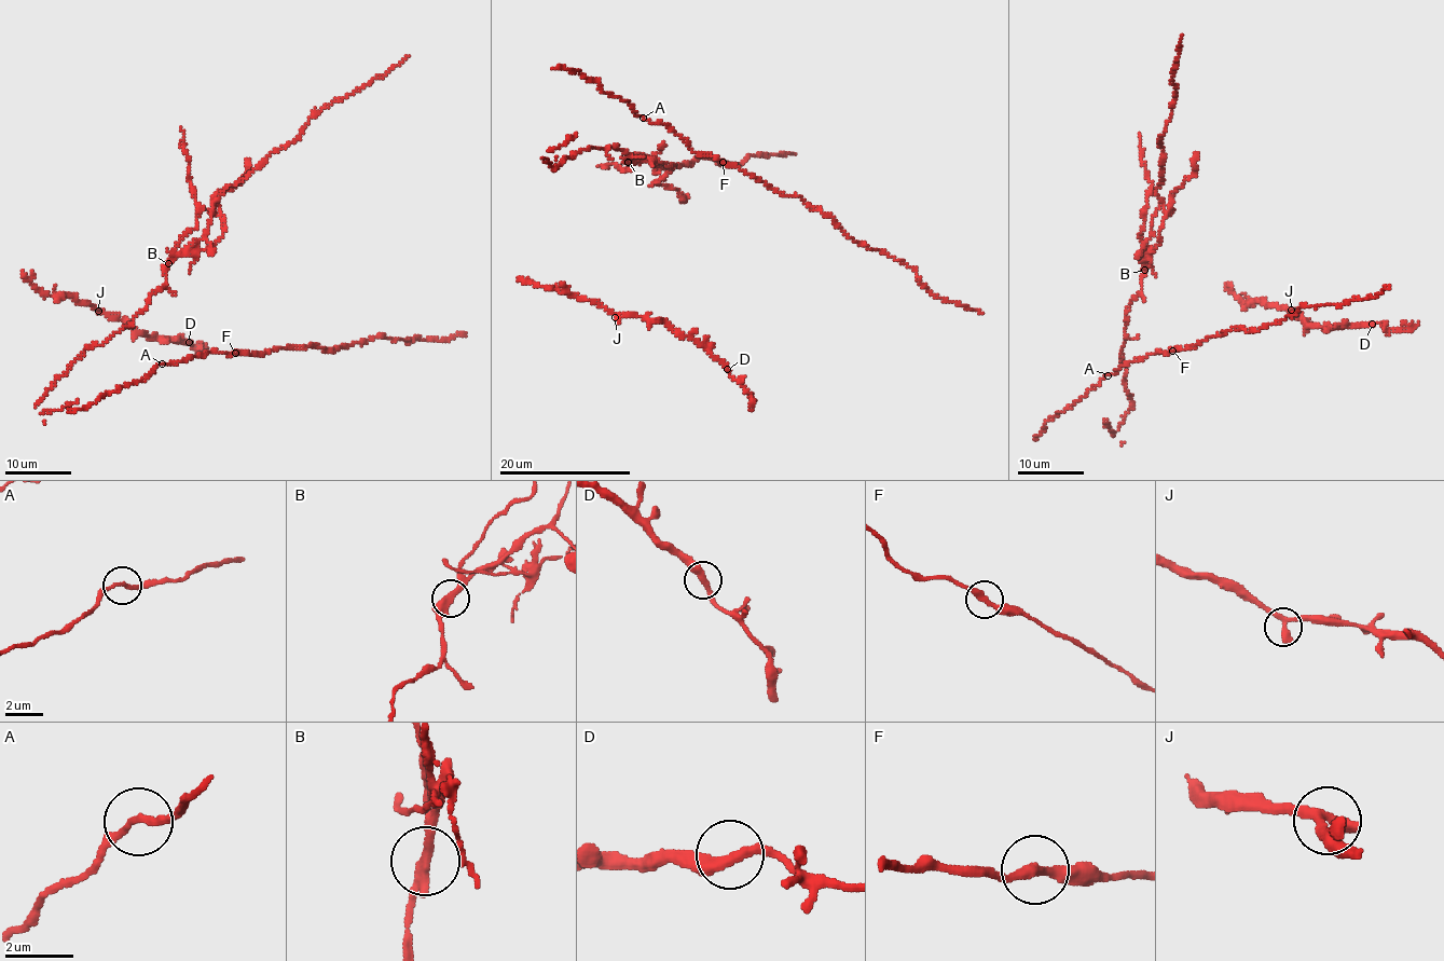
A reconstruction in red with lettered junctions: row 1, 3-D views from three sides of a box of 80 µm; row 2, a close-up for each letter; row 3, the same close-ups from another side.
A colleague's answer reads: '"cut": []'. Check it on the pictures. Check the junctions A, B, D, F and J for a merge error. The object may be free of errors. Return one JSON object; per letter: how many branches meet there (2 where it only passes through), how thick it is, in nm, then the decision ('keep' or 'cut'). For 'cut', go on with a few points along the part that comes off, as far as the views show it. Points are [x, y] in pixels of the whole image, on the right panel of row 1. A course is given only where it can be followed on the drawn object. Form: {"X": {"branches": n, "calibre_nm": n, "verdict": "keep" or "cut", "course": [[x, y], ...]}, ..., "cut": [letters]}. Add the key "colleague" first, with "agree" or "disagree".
{"colleague": "disagree", "A": {"branches": 2, "calibre_nm": 170, "verdict": "keep"}, "B": {"branches": 2, "calibre_nm": 360, "verdict": "cut", "course": [[1144, 270], [1145, 241], [1161, 201], [1156, 192], [1165, 153], [1158, 140], [1176, 97], [1171, 79], [1183, 33]]}, "D": {"branches": 2, "calibre_nm": 320, "verdict": "keep"}, "F": {"branches": 2, "calibre_nm": 300, "verdict": "keep"}, "J": {"branches": 2, "calibre_nm": 340, "verdict": "keep"}, "cut": ["B"]}

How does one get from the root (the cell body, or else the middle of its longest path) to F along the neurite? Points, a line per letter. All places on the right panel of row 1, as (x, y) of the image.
F: (1105, 374), (1116, 372), (1149, 355), (1172, 351)

